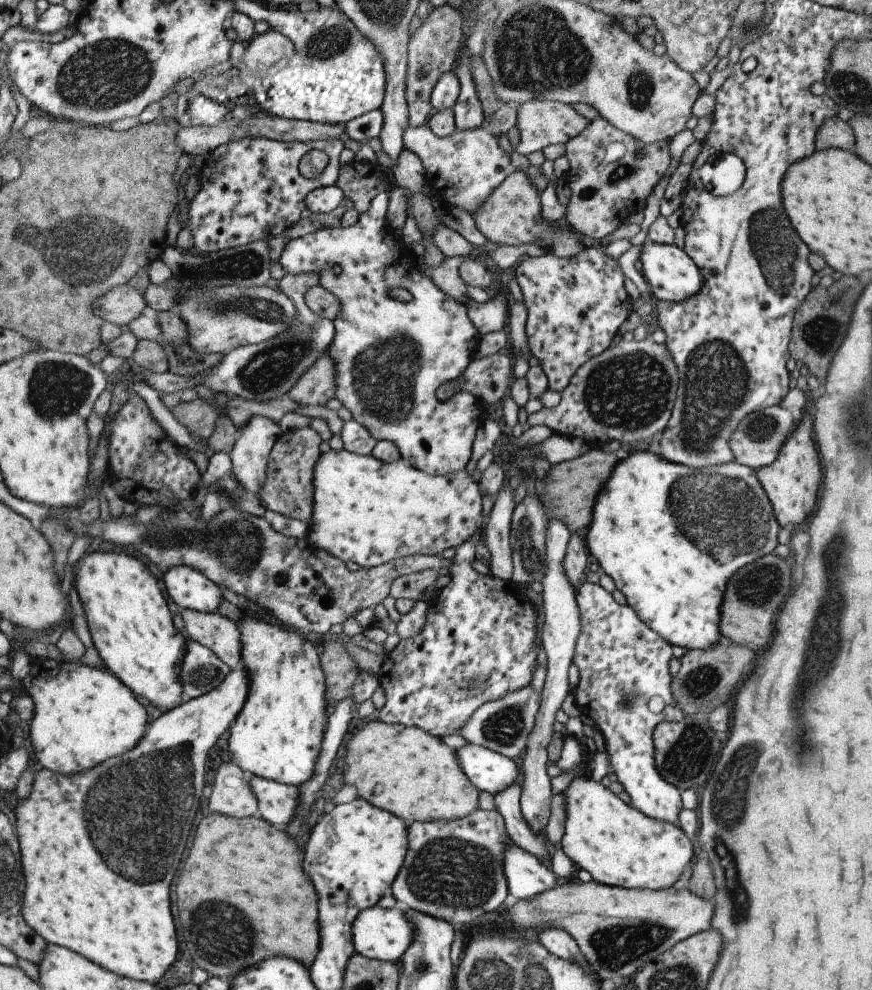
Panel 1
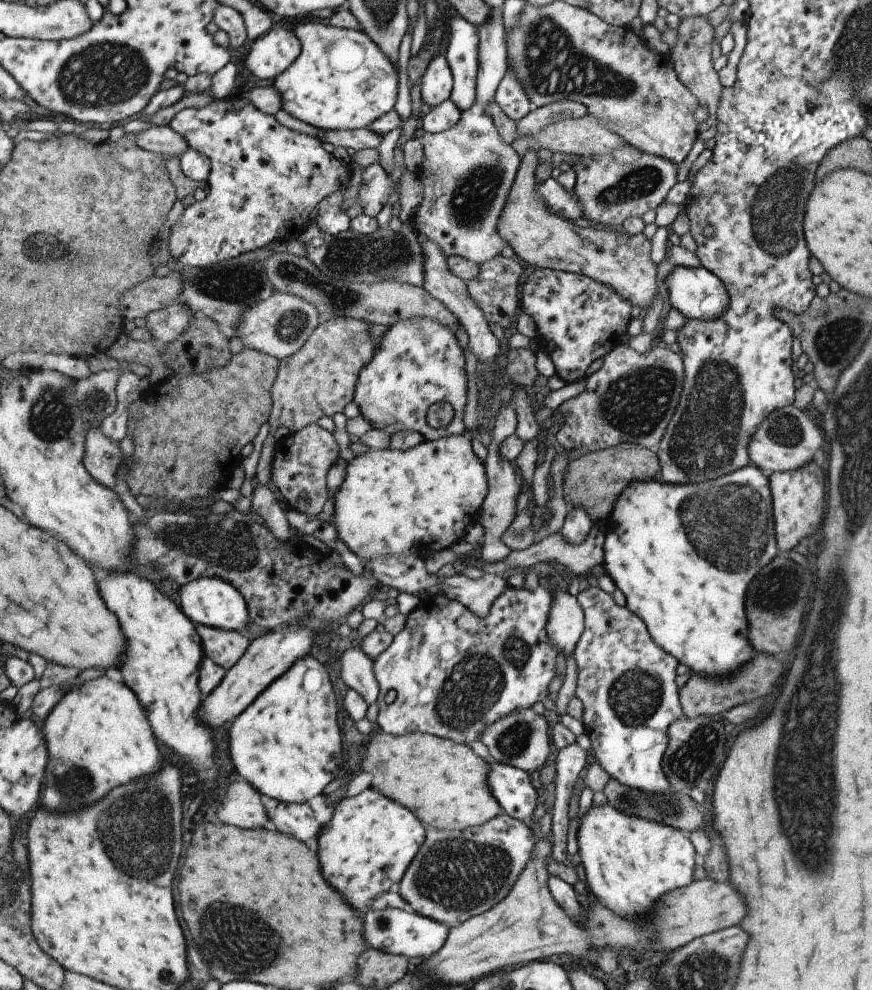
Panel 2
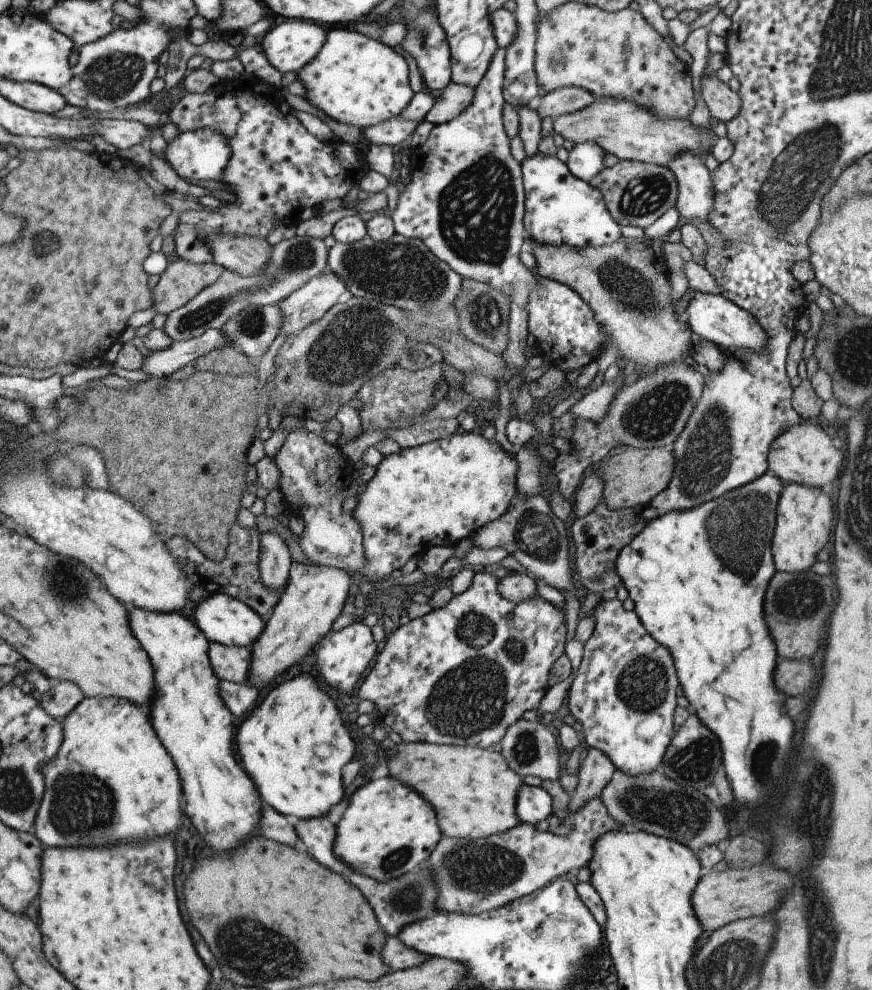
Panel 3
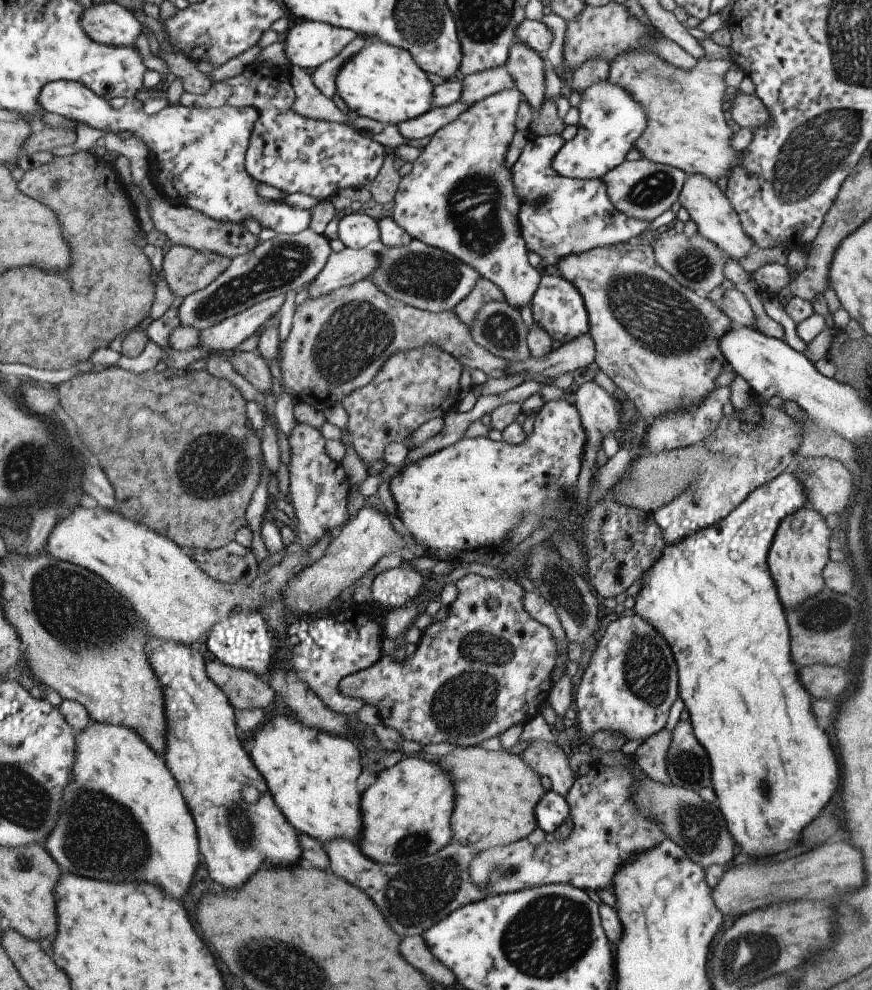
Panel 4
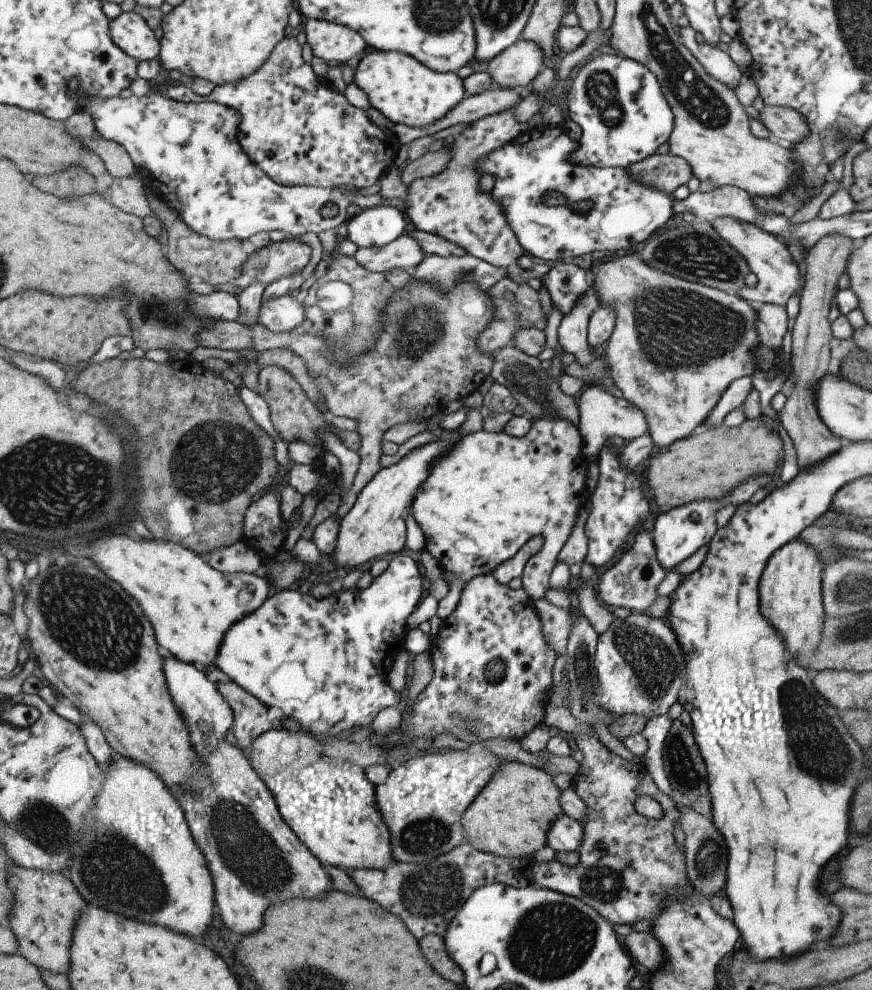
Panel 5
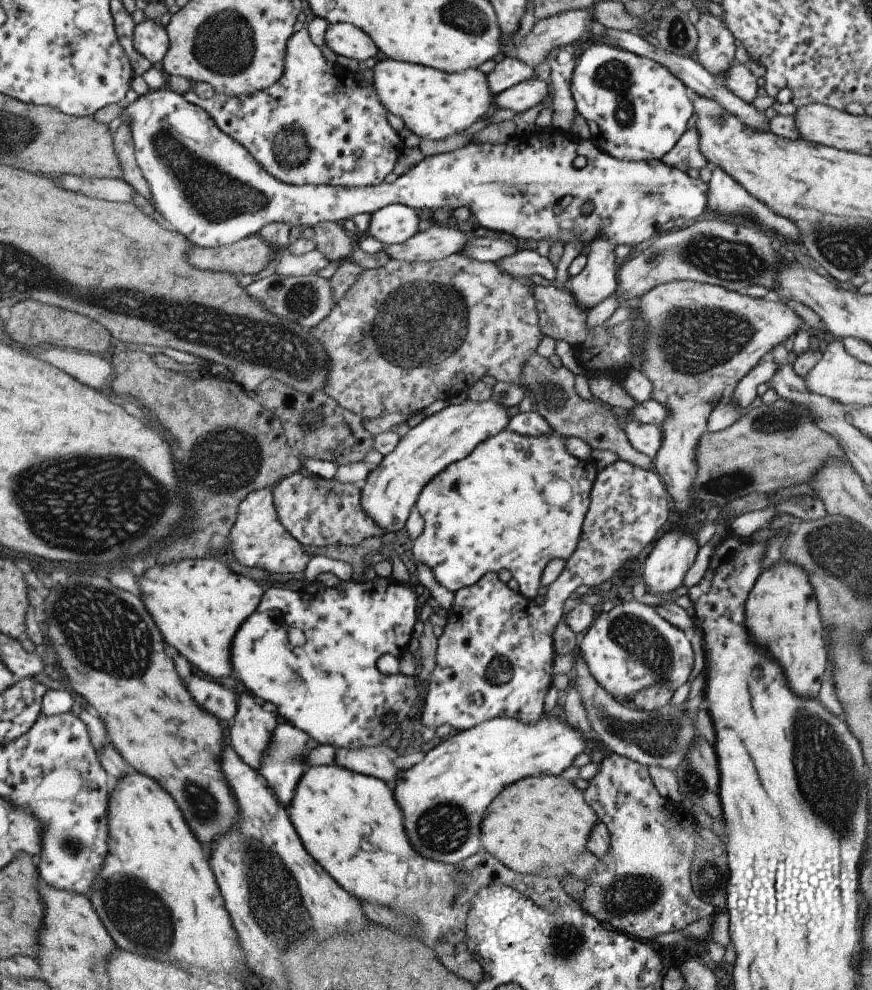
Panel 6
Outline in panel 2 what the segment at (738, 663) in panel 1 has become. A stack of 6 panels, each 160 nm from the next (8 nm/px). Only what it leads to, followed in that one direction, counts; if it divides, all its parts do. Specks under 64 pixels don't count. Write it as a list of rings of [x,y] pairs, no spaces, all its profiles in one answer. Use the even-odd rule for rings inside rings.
[[[755,652],[755,658],[751,658],[751,662],[747,662],[747,666],[743,666],[743,670],[739,670],[739,674],[735,674],[735,678],[727,678],[727,682],[719,682],[717,678],[699,678],[697,674],[690,672],[685,684],[678,688],[680,709],[683,715],[689,715],[689,710],[695,710],[695,716],[723,714],[727,708],[733,708],[741,702],[757,700],[757,698],[773,694],[775,686],[779,682],[781,670],[783,670],[783,666],[775,658]]]

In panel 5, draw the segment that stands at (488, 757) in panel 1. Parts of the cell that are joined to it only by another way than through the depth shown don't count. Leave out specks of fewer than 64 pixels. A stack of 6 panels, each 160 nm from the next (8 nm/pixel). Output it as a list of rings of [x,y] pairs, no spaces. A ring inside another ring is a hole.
[[[562,812],[554,818],[546,832],[546,844],[554,851],[578,851],[582,839],[582,826]]]

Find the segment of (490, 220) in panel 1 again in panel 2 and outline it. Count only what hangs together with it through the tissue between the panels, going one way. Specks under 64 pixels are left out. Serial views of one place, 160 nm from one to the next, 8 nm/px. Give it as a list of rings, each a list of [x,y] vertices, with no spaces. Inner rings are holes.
[[[529,149],[520,157],[513,184],[496,222],[498,235],[522,264],[582,274],[605,285],[616,295],[629,301],[630,306],[638,304],[642,315],[646,313],[651,297],[657,296],[657,264],[649,260],[650,240],[644,238],[642,233],[628,236],[616,229],[597,232],[579,227],[546,209],[536,193],[536,152]]]

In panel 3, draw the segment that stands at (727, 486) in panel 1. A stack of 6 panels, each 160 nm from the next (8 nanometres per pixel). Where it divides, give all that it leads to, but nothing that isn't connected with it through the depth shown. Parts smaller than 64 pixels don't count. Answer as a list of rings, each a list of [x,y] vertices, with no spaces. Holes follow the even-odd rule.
[[[767,469],[760,477],[754,481],[747,482],[731,489],[721,497],[712,498],[710,501],[702,502],[697,506],[682,511],[667,511],[658,513],[652,521],[646,522],[643,528],[625,545],[617,551],[615,568],[623,588],[627,591],[628,597],[633,602],[633,611],[641,621],[645,632],[655,639],[661,646],[665,646],[671,656],[673,656],[674,670],[678,683],[683,690],[682,694],[687,696],[691,708],[695,710],[697,718],[719,738],[721,742],[721,756],[723,756],[723,768],[727,774],[727,780],[731,784],[733,796],[737,802],[743,806],[759,806],[763,802],[771,802],[773,788],[781,780],[781,770],[785,766],[785,760],[789,756],[789,744],[793,736],[793,722],[783,716],[783,696],[773,688],[773,668],[775,668],[775,646],[767,634],[767,628],[763,624],[763,614],[761,614],[761,598],[767,580],[771,578],[774,571],[774,562],[770,553],[772,541],[773,520],[776,516],[776,506],[778,496],[783,484],[780,479]]]

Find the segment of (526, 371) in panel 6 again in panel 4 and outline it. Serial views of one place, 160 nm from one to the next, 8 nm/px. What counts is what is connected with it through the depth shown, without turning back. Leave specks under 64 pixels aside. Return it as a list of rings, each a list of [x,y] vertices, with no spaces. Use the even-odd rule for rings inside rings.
[[[367,278],[348,287],[339,287],[329,294],[303,301],[294,309],[289,334],[280,343],[277,366],[281,373],[280,384],[292,397],[295,404],[306,402],[324,411],[332,404],[339,403],[352,390],[365,386],[375,376],[391,355],[401,351],[419,349],[420,346],[430,343],[444,353],[453,355],[461,365],[471,369],[476,368],[484,372],[487,377],[499,379],[506,376],[508,364],[506,360],[498,359],[484,348],[475,344],[467,326],[451,311],[430,313],[422,311],[401,301],[390,299]]]

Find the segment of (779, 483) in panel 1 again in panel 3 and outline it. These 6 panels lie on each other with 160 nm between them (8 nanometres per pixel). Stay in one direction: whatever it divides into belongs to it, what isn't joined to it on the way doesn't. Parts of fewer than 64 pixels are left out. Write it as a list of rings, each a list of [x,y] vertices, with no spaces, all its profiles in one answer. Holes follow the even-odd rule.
[[[785,483],[780,490],[776,516],[773,520],[770,553],[774,568],[788,573],[809,570],[819,549],[829,540],[829,530],[833,526],[831,501],[821,487],[811,487],[797,483]]]

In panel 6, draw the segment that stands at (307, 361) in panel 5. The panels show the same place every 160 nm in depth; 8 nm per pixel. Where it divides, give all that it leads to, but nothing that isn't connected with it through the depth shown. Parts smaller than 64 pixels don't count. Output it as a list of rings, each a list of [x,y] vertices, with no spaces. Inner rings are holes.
[[[450,254],[442,259],[425,262],[406,263],[403,261],[387,260],[385,266],[379,269],[364,270],[359,278],[348,288],[344,297],[333,307],[327,316],[317,326],[313,327],[313,338],[323,346],[327,354],[327,378],[323,384],[322,392],[327,394],[335,404],[345,408],[353,414],[365,418],[380,417],[391,412],[401,414],[415,414],[437,398],[450,398],[453,395],[461,394],[464,390],[471,388],[483,376],[491,376],[496,381],[510,382],[521,387],[522,364],[527,357],[535,354],[540,338],[543,336],[538,327],[538,312],[535,306],[534,286],[529,277],[513,279],[501,273],[495,263],[476,261],[461,254]]]

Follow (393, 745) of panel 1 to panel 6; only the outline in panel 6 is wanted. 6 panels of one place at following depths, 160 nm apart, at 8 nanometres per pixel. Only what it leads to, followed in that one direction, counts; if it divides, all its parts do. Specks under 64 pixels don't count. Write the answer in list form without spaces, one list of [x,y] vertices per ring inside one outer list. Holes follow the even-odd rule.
[[[547,775],[521,778],[503,788],[488,804],[485,816],[481,819],[478,836],[481,850],[516,873],[539,873],[540,876],[557,878],[567,875],[563,856],[585,847],[591,827],[597,821],[597,815],[584,801],[582,792],[575,789],[570,782],[571,780],[567,781],[557,775]]]

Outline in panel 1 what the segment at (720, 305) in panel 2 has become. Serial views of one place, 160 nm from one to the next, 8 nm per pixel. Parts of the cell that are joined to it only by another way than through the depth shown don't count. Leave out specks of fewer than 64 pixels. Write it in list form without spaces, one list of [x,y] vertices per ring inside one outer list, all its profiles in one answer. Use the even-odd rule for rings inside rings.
[[[645,240],[637,262],[641,264],[641,275],[647,280],[651,300],[677,302],[694,295],[702,286],[702,276],[688,254],[674,243],[663,244]]]

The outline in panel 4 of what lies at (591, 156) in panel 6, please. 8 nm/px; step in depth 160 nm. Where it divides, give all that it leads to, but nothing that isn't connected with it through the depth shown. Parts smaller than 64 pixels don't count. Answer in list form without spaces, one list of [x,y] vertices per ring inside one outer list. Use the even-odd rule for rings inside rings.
[[[51,81],[42,86],[38,94],[38,103],[47,112],[62,116],[78,124],[85,124],[91,128],[106,130],[117,134],[117,132],[133,132],[146,144],[149,152],[151,182],[154,187],[154,194],[157,198],[164,199],[169,204],[191,207],[191,210],[198,210],[216,221],[234,222],[236,225],[243,225],[245,217],[256,220],[259,227],[267,227],[274,230],[276,234],[297,234],[308,228],[309,212],[297,208],[289,208],[282,200],[273,200],[273,203],[266,202],[255,194],[254,180],[245,172],[244,152],[253,128],[254,120],[257,118],[255,109],[251,107],[235,108],[227,105],[214,109],[199,107],[164,107],[160,111],[146,116],[141,110],[135,112],[135,108],[126,105],[118,110],[111,110],[107,101],[86,86],[73,81]],[[559,135],[539,137],[528,136],[519,158],[511,168],[512,181],[520,202],[518,225],[526,249],[537,253],[547,264],[556,264],[561,257],[578,255],[597,247],[606,247],[627,243],[629,238],[641,234],[648,228],[648,222],[632,219],[621,214],[607,198],[602,179],[570,179],[560,177],[551,168],[552,158],[563,146],[564,140]]]

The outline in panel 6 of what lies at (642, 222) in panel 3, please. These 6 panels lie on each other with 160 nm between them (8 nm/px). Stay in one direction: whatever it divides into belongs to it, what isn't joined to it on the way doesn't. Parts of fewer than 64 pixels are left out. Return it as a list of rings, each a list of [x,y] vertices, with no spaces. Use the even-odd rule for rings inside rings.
[[[693,127],[689,128],[675,142],[674,147],[667,151],[659,161],[668,167],[683,171],[685,174],[689,168],[701,170],[701,168],[708,167],[708,162],[699,152],[697,143],[698,132]]]

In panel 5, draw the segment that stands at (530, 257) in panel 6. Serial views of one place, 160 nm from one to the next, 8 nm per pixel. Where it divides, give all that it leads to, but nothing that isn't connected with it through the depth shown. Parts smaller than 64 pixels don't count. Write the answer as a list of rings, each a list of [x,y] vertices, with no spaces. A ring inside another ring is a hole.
[[[467,253],[448,257],[426,254],[418,265],[403,271],[411,279],[430,283],[443,294],[451,291],[456,283],[474,283],[486,291],[494,282],[506,277],[502,269]]]

